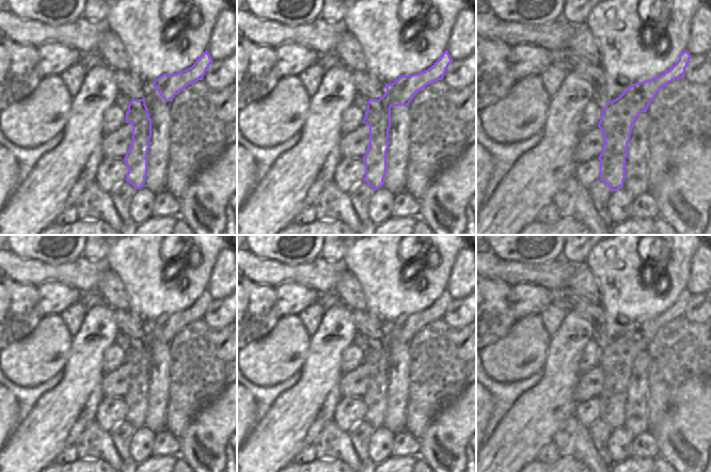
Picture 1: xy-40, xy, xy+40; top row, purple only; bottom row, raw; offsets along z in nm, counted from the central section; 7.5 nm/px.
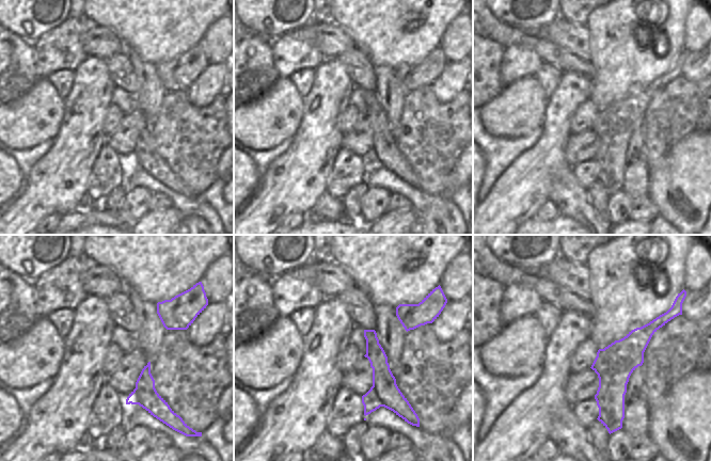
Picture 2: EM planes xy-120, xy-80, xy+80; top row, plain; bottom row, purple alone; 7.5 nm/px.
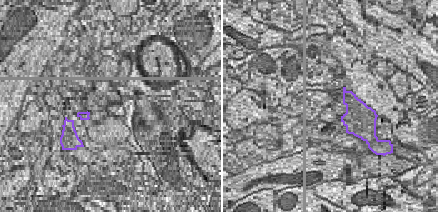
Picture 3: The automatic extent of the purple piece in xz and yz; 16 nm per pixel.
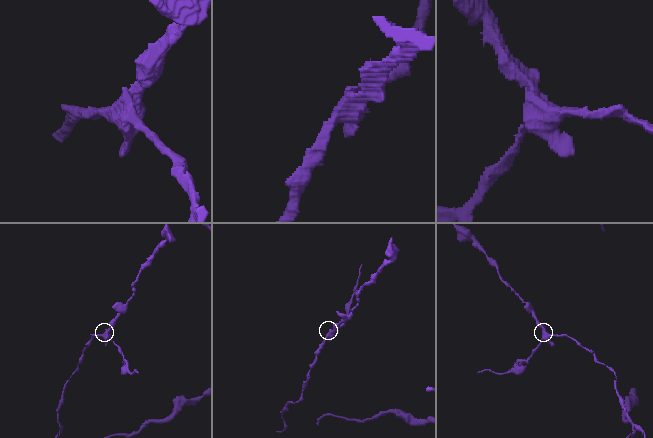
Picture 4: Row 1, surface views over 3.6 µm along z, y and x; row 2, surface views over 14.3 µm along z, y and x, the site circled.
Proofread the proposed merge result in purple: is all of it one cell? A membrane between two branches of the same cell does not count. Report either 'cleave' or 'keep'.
cleave

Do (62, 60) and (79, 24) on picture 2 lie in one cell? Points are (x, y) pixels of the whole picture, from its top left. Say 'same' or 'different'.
same

